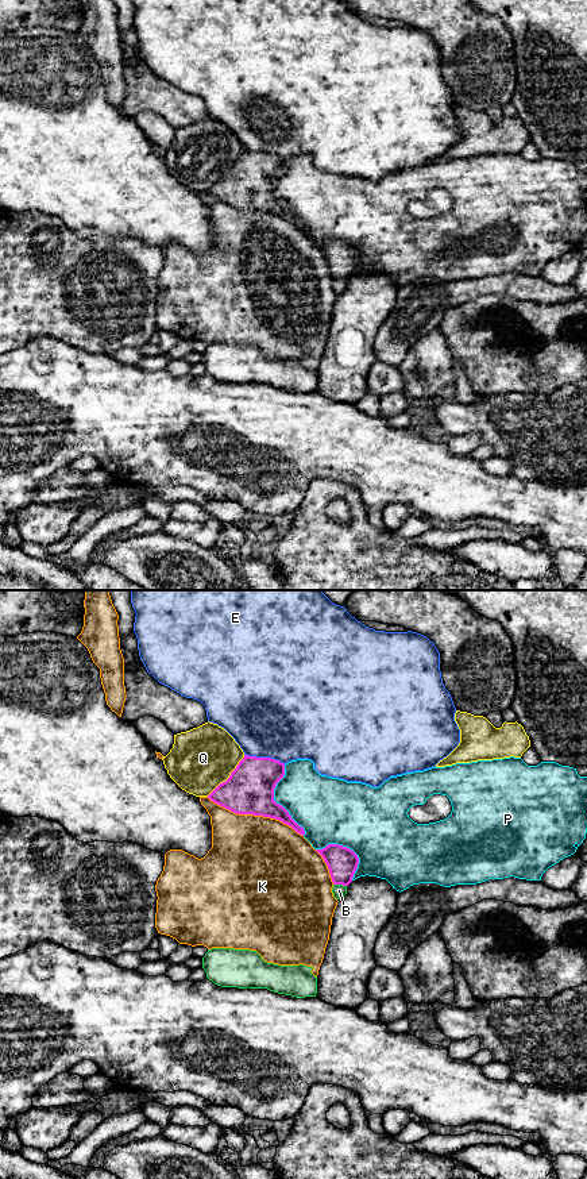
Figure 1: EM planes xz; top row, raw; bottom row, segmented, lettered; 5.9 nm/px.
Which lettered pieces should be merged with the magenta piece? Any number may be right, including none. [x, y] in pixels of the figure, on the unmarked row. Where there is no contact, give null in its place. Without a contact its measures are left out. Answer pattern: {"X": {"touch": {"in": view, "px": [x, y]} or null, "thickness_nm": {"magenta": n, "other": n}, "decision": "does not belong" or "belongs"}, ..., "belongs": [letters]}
{"B": {"touch": {"in": "xz", "px": [340, 278]}, "thickness_nm": {"magenta": 180, "other": 80}, "decision": "does not belong"}, "E": {"touch": {"in": "xz", "px": [265, 153]}, "thickness_nm": {"magenta": 280, "other": 500}, "decision": "does not belong"}, "K": {"touch": {"in": "xz", "px": [255, 210]}, "thickness_nm": {"magenta": 280, "other": 500}, "decision": "does not belong"}, "P": {"touch": {"in": "xz", "px": [274, 196]}, "thickness_nm": {"magenta": 280, "other": 340}, "decision": "does not belong"}, "Q": {"touch": {"in": "xz", "px": [230, 172]}, "thickness_nm": {"magenta": 280, "other": 360}, "decision": "does not belong"}, "belongs": []}

